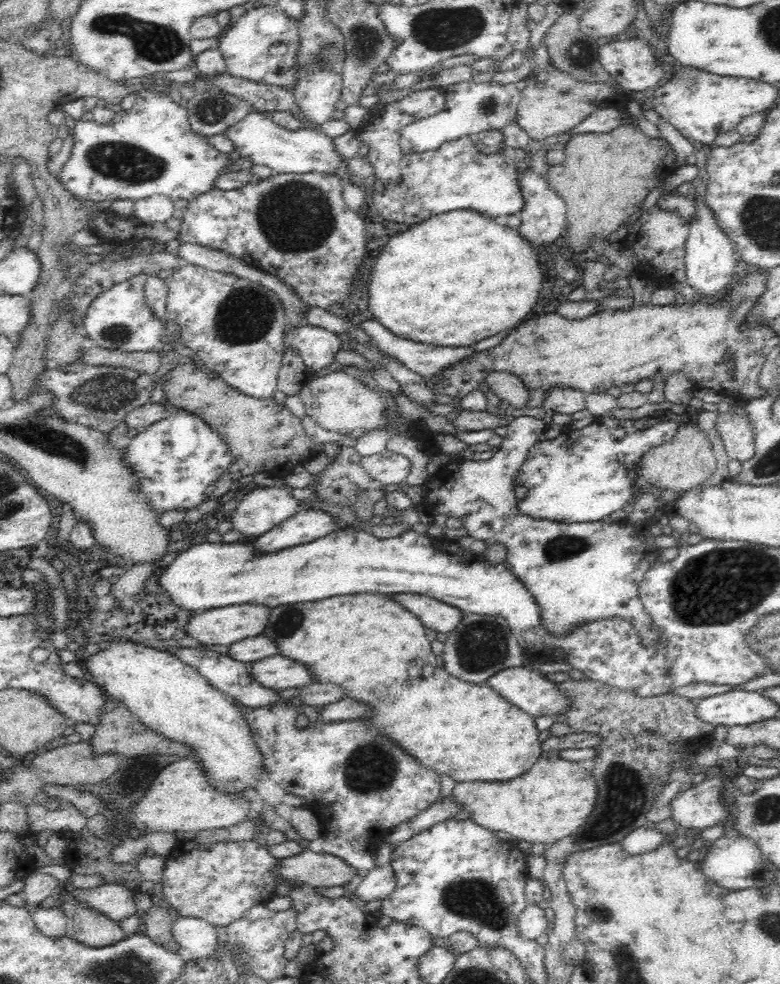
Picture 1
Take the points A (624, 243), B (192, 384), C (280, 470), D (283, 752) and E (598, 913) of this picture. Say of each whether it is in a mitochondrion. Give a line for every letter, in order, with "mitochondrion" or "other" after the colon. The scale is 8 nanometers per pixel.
A: other
B: other
C: other
D: other
E: mitochondrion

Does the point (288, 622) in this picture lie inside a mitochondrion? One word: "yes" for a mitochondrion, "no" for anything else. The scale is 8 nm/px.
yes

